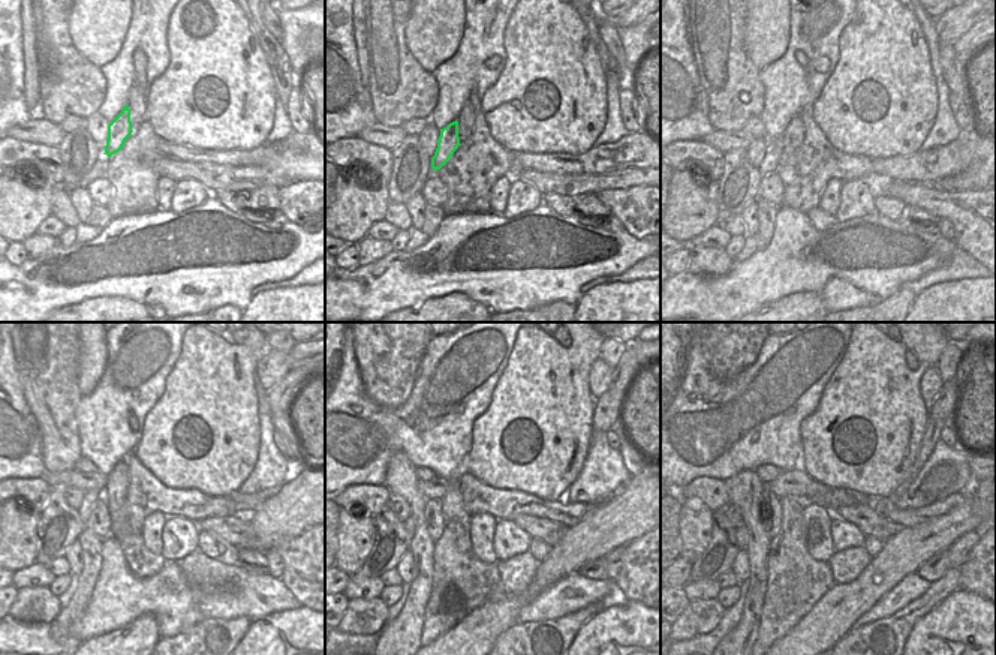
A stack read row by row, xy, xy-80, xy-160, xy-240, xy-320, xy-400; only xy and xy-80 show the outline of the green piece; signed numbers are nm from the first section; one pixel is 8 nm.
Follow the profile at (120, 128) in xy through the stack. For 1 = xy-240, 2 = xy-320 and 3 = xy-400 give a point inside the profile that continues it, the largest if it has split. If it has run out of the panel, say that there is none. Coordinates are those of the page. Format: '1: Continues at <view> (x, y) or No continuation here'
1: Continues at xy-240 (90, 498)
2: Continues at xy-320 (409, 525)
3: Continues at xy-400 (742, 535)

